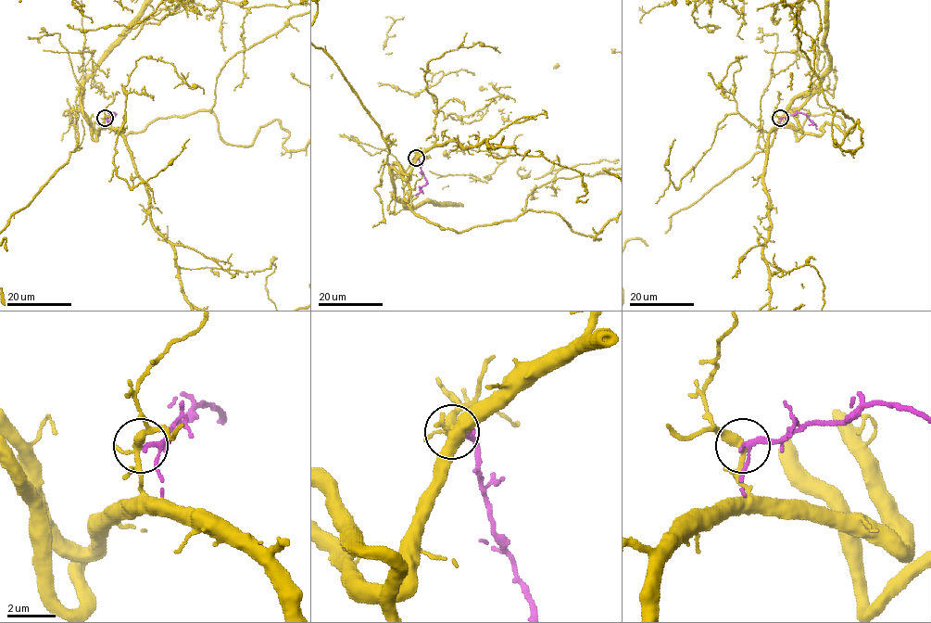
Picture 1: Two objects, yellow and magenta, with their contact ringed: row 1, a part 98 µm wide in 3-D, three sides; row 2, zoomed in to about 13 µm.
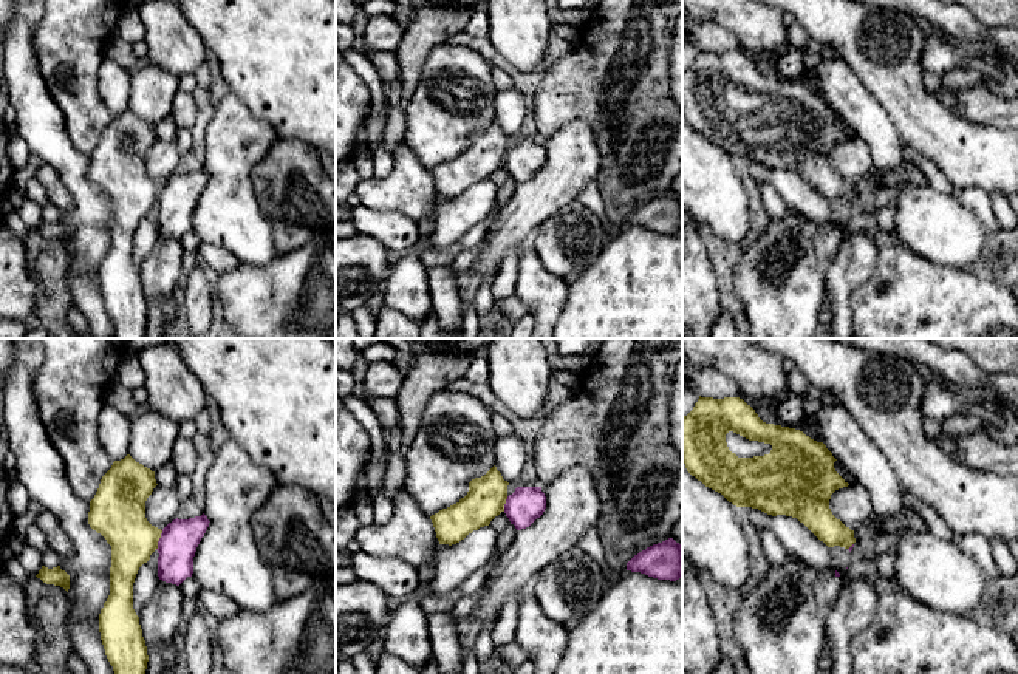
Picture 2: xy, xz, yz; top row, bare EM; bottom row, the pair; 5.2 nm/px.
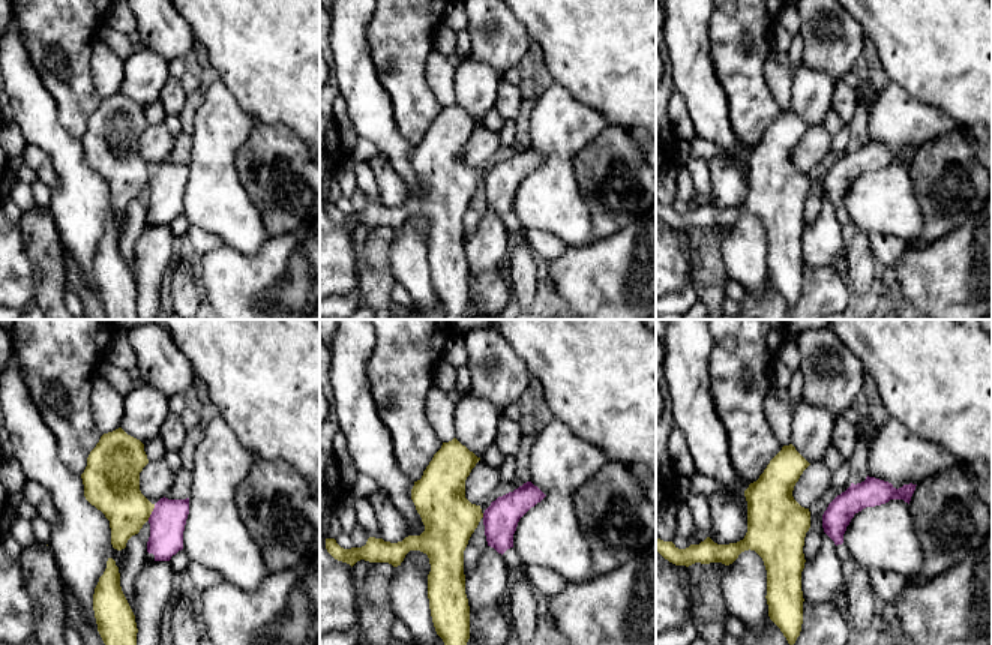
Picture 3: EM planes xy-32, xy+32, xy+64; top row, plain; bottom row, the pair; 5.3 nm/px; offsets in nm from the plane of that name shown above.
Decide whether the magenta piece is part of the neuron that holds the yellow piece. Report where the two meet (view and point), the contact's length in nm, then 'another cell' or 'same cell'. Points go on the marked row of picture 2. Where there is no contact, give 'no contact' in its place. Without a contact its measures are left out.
meets yellow in xy at (158, 540); contact 110 nm long; another cell

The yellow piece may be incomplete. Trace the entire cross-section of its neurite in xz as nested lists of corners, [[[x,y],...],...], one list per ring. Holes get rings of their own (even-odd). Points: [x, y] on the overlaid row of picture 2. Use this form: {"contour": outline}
{"contour": [[[495,465],[484,476],[472,479],[464,498],[430,516],[439,544],[456,544],[473,530],[489,526],[504,512],[507,485]]]}

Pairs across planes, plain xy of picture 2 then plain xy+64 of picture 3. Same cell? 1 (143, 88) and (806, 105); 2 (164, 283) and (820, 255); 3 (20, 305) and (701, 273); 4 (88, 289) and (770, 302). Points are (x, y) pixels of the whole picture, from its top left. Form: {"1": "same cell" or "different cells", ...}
{"1": "same cell", "2": "same cell", "3": "different cells", "4": "different cells"}

